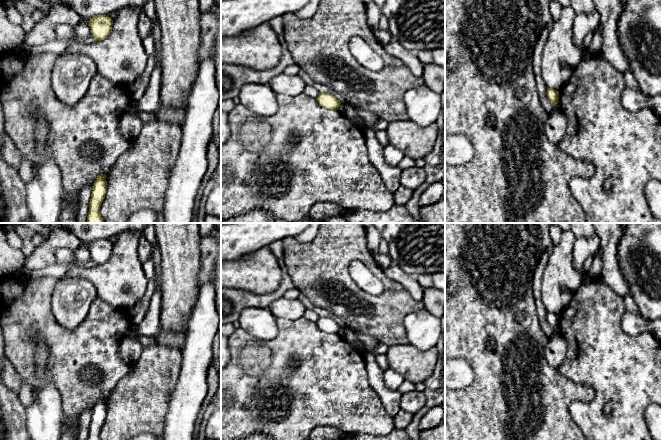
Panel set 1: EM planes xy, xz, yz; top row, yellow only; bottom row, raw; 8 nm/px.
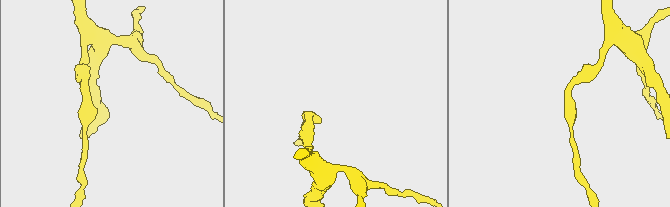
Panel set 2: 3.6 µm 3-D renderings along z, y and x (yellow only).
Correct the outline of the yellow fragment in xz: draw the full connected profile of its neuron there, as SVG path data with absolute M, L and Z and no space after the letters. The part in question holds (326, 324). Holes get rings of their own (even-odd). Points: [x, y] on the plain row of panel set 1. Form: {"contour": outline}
{"contour": "M319 317L316 322L320 330L330 334L338 334L341 326L329 317Z"}

